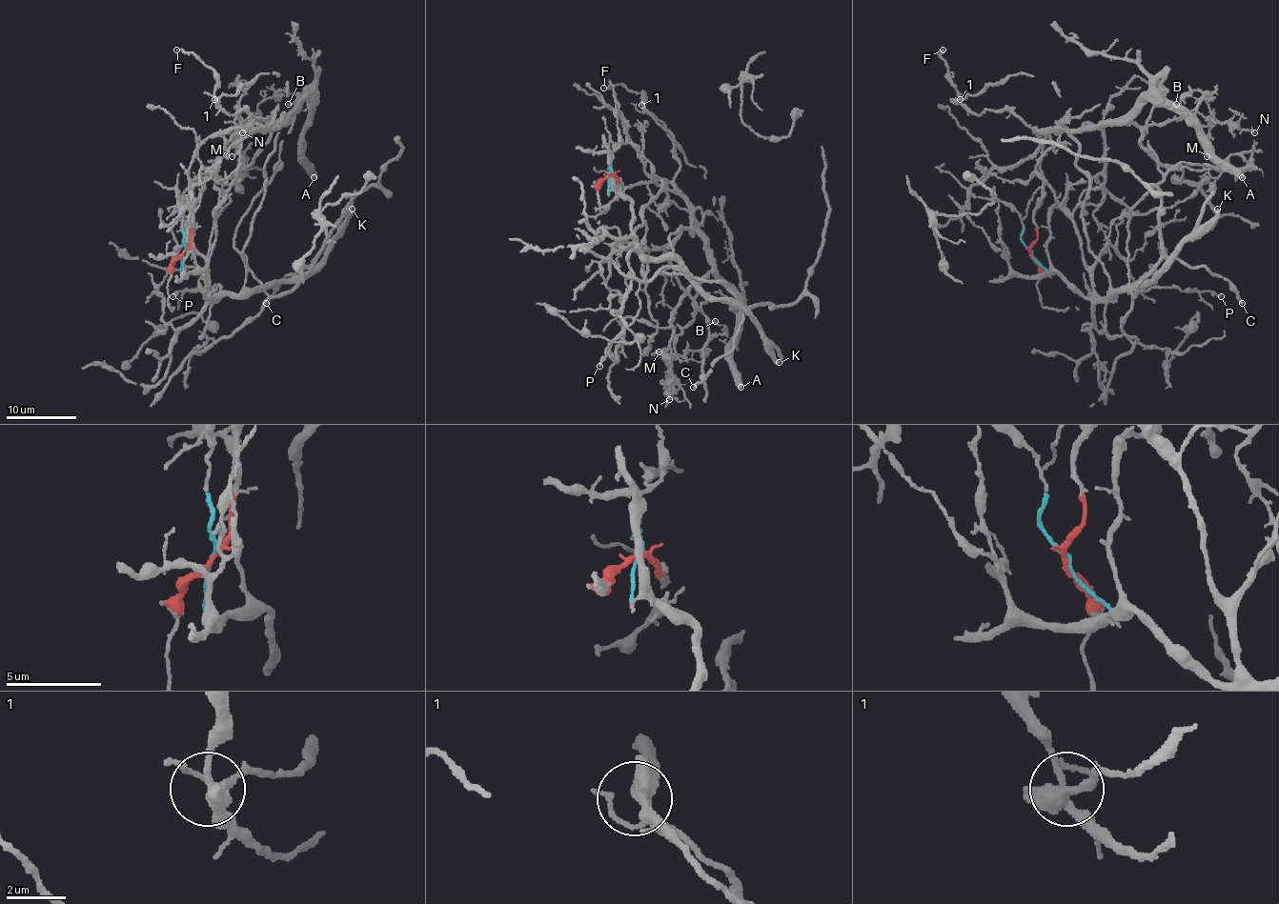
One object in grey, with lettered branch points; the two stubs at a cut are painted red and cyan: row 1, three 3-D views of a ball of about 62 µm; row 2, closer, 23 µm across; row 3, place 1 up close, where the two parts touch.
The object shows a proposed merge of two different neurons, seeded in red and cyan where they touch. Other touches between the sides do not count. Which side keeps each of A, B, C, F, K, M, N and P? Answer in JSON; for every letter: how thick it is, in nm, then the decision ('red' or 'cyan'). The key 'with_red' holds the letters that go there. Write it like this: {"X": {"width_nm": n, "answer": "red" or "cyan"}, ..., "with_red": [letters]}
{"A": {"width_nm": 550, "answer": "red"}, "B": {"width_nm": 180, "answer": "red"}, "C": {"width_nm": 300, "answer": "cyan"}, "F": {"width_nm": 160, "answer": "red"}, "K": {"width_nm": 320, "answer": "cyan"}, "M": {"width_nm": 160, "answer": "red"}, "N": {"width_nm": 170, "answer": "red"}, "P": {"width_nm": 200, "answer": "cyan"}, "with_red": ["A", "B", "F", "M", "N"]}

